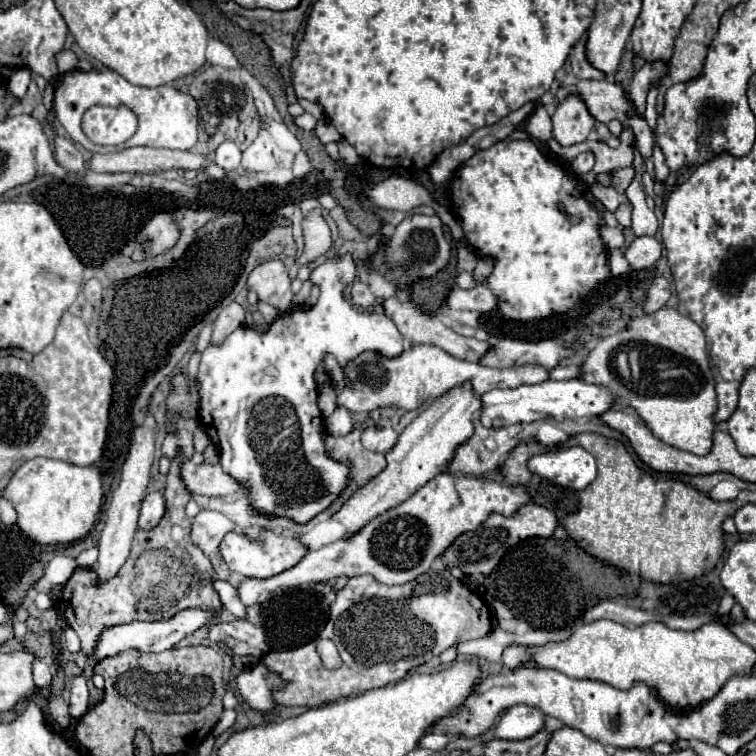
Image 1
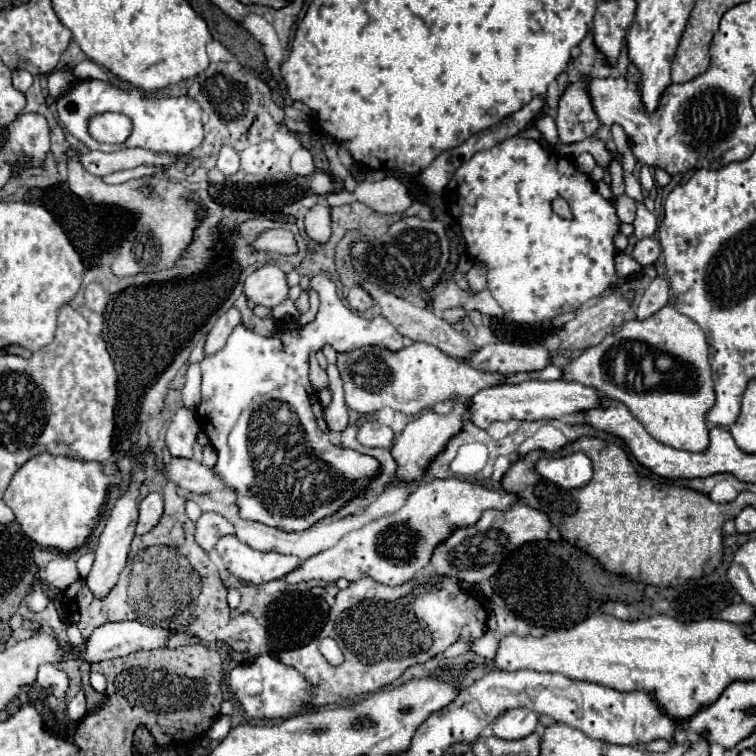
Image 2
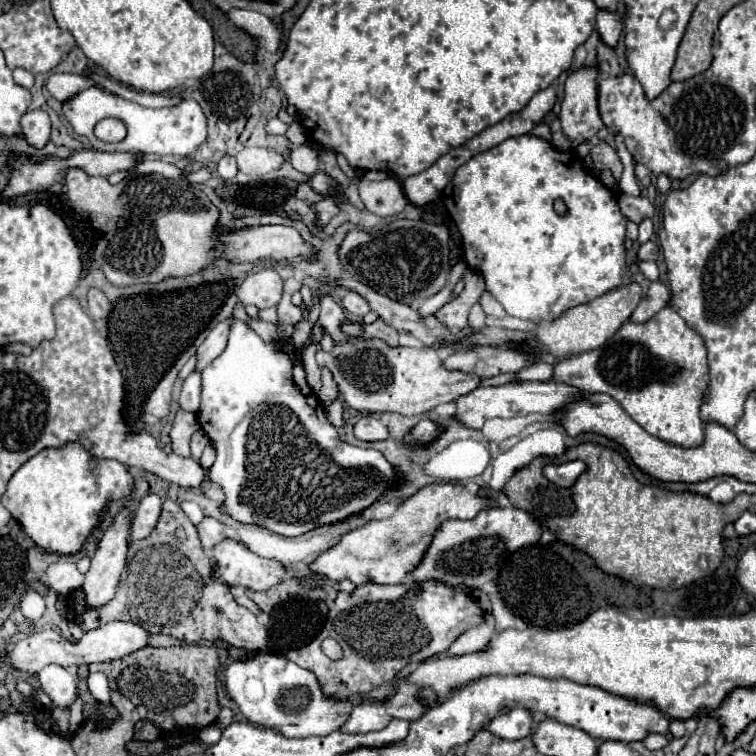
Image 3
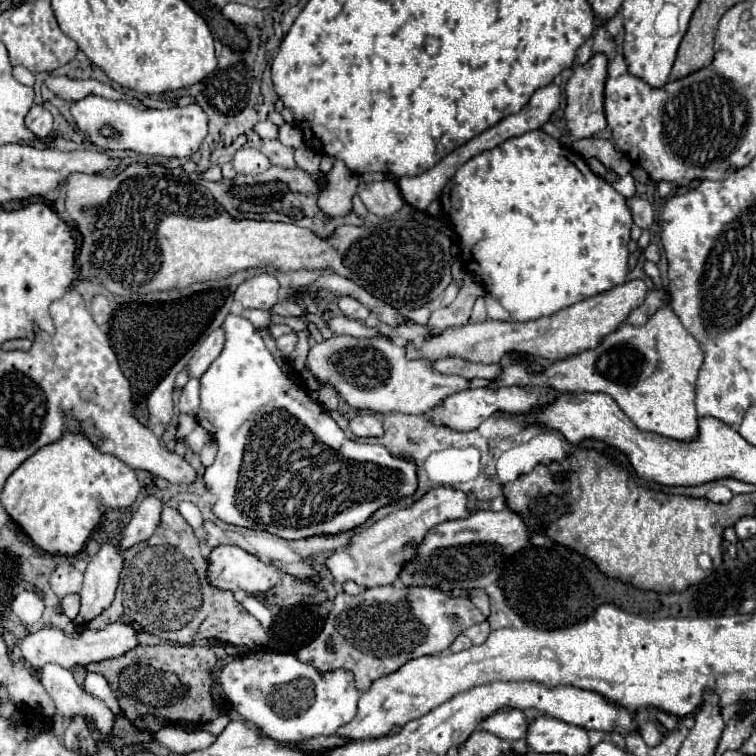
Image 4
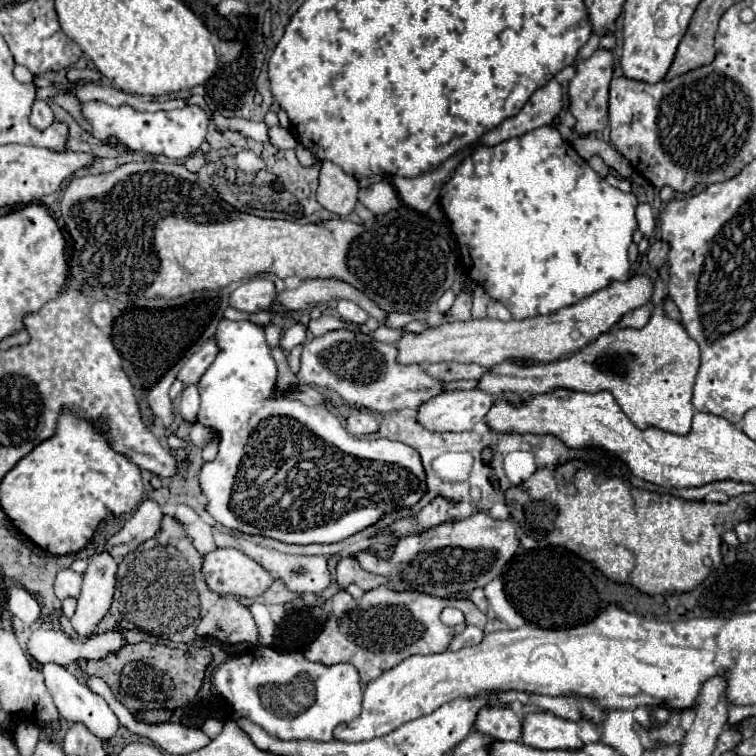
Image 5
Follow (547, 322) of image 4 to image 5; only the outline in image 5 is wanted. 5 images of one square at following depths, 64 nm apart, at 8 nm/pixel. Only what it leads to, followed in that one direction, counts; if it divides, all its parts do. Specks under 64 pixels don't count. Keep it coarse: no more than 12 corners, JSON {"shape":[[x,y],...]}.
{"shape":[[612,282],[550,316],[444,322],[396,342],[398,364],[554,362],[654,292]]}

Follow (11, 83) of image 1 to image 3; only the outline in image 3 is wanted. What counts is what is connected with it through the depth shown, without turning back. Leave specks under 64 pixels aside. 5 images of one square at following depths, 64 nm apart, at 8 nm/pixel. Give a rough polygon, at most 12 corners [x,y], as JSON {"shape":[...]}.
{"shape":[[24,68],[14,70],[14,80],[32,88],[34,76]]}

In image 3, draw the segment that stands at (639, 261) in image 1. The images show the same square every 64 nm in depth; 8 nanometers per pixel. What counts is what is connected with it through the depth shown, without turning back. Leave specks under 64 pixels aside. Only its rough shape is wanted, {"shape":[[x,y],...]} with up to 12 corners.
{"shape":[[646,242],[638,250],[640,260],[658,260],[658,244]]}

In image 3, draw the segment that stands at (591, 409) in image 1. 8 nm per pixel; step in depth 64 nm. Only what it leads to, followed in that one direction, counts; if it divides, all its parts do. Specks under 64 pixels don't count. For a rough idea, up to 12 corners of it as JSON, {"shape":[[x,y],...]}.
{"shape":[[514,382],[476,388],[456,420],[480,430],[490,418],[556,414],[582,394],[568,384]]}

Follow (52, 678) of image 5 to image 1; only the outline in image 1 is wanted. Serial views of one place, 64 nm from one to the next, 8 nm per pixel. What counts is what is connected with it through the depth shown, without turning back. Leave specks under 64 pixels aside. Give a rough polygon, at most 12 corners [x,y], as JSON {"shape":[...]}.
{"shape":[[42,658],[34,664],[34,684],[38,688],[52,684],[50,668]]}

